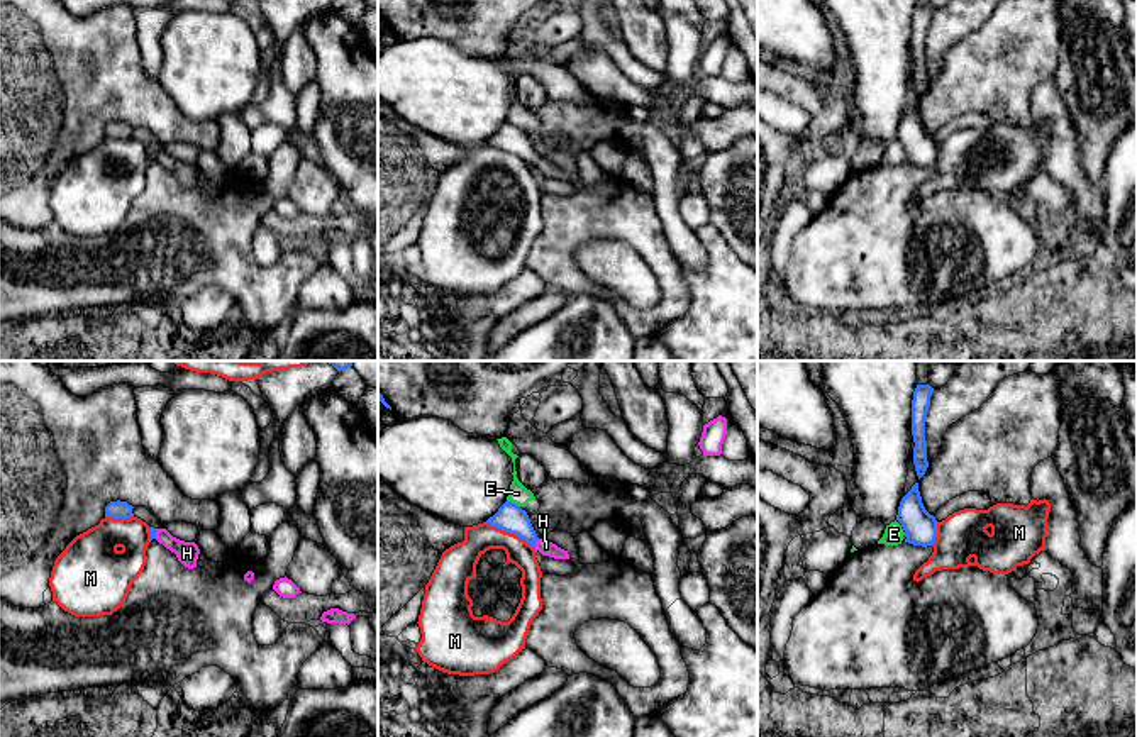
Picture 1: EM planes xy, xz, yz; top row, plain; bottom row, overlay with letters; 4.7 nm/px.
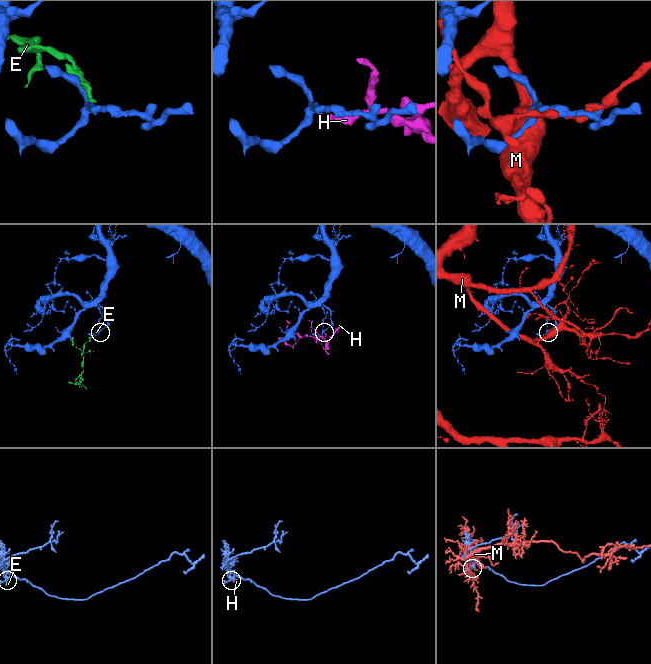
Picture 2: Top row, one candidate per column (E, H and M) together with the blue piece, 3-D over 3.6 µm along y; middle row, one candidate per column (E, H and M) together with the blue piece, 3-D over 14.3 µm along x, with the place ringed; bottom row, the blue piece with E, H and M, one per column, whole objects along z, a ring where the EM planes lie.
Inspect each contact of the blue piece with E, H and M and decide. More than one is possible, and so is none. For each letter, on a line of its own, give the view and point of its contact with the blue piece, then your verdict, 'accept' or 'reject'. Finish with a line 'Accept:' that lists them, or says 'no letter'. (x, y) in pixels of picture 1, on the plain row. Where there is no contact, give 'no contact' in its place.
E: xz (514, 124) | reject
H: xz (534, 165) | accept
M: xz (510, 153) | reject
Accept: H

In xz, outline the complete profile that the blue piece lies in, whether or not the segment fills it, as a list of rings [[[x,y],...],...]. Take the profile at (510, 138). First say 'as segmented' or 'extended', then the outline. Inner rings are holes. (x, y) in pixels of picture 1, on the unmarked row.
extended; [[[508,120],[486,142],[491,147],[519,156],[527,164],[530,164],[535,171],[539,171],[542,176],[549,176],[554,180],[569,180],[568,171],[549,163],[546,158],[539,159],[530,144],[527,132]]]

